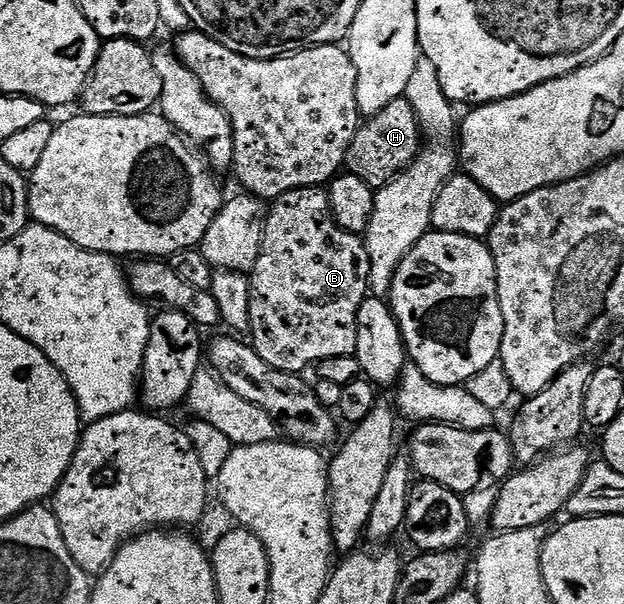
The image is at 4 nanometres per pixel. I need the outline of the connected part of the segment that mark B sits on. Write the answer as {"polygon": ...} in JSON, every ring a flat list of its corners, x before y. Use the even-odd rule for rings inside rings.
{"polygon":[[323,187,299,188,282,194,277,200,271,201,268,208,268,221,264,227,262,238,262,250,258,254,258,262,250,274,252,289,250,290,250,343,252,348,262,358,262,362,270,362,274,370,304,374,315,369,326,358,342,358,343,356,356,355,356,343,358,342,358,310,362,302,369,299,370,285,370,254,366,250,363,239,357,233,347,232,338,226,338,222,332,216,332,207,328,201,327,191]]}

